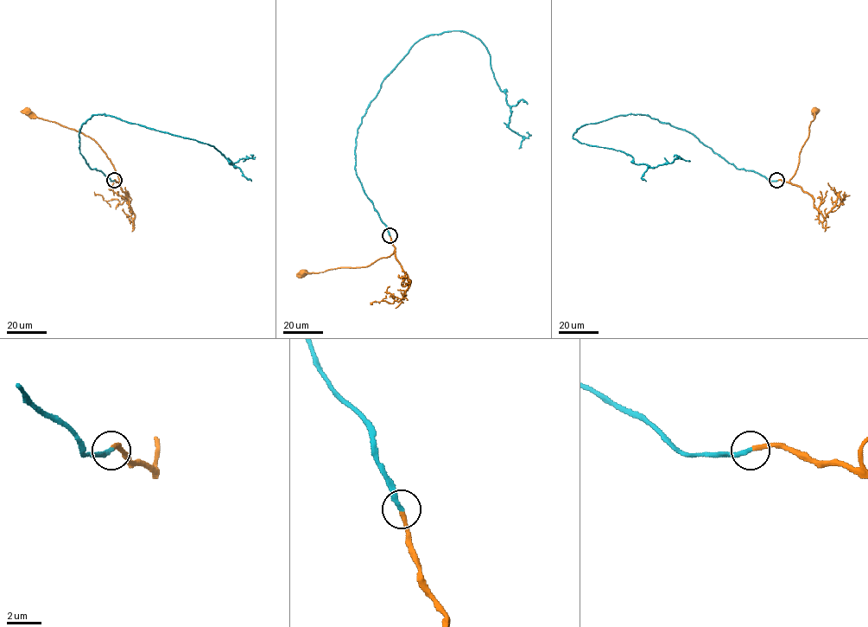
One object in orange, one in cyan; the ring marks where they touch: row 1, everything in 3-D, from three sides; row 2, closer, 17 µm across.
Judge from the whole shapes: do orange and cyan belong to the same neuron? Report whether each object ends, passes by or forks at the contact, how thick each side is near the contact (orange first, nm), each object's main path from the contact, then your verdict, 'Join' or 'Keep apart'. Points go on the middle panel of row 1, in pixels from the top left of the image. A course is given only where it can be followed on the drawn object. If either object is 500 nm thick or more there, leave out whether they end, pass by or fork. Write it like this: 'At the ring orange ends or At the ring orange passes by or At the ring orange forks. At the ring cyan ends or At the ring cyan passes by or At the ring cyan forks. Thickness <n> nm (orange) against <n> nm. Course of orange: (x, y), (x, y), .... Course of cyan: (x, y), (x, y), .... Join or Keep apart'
At the ring orange ends. At the ring cyan ends. Thickness 240 nm (orange) against 280 nm. Course of orange: (390, 235), (394, 252), (365, 266), (303, 272). Course of cyan: (390, 235), (356, 175), (357, 128), (421, 39), (479, 40), (519, 148). Join

